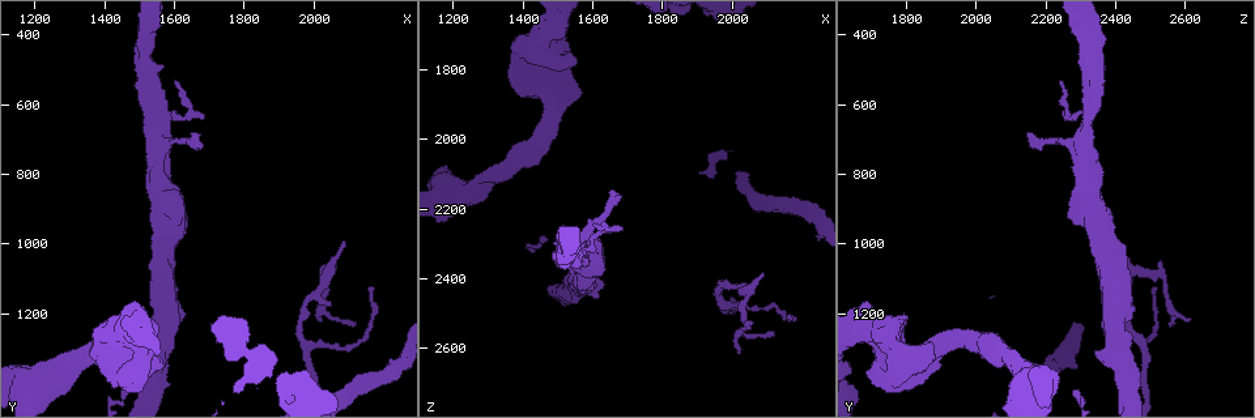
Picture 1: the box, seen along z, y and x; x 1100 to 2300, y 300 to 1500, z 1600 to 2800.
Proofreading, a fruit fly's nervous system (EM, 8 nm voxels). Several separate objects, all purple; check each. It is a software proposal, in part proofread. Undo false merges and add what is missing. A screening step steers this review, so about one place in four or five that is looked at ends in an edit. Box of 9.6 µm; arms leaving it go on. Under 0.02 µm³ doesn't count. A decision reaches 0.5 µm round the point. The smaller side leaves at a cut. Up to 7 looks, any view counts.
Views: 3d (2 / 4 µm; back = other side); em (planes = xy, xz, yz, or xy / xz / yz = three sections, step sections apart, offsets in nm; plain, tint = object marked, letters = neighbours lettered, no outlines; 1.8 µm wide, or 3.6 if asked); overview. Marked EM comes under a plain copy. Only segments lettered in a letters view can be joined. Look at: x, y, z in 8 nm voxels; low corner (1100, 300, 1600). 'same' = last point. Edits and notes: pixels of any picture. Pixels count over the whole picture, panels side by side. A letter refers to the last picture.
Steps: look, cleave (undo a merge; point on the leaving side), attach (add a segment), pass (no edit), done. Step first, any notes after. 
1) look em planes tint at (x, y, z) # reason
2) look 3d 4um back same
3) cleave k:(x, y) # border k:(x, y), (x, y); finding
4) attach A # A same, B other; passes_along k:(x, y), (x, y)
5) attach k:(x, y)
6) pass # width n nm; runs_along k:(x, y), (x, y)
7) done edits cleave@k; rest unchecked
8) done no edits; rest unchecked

look em 3.6um planes letters at (1370, 1300, 1850) # stops while still wide

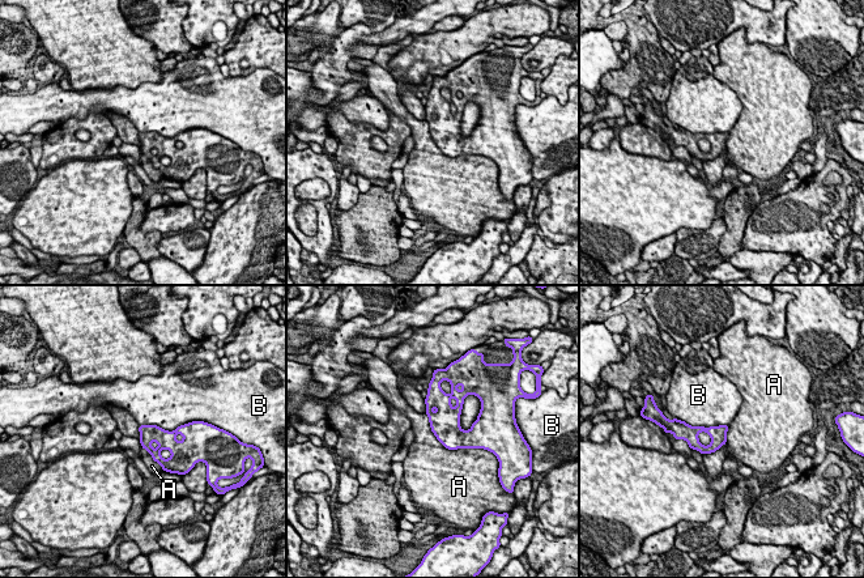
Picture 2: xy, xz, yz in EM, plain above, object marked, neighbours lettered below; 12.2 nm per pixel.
pass # longest_contact A 750 nm; A other, B other; no lettered segment goes on from it

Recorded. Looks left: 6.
look 3d 4um at (1980, 1300, 2480) # sharp bend

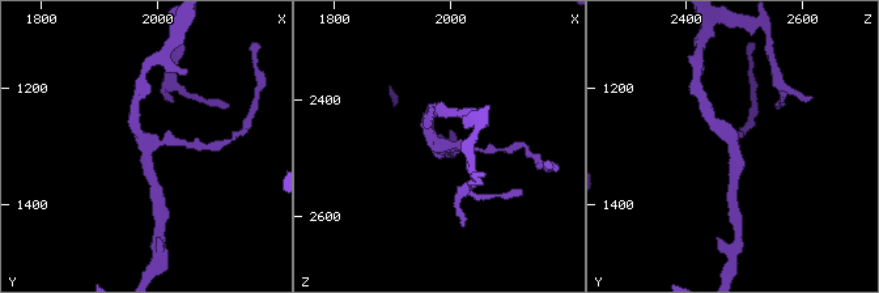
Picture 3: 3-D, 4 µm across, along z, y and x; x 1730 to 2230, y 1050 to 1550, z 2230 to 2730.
look em xy step 8 letters at (1980, 1290, 2475)

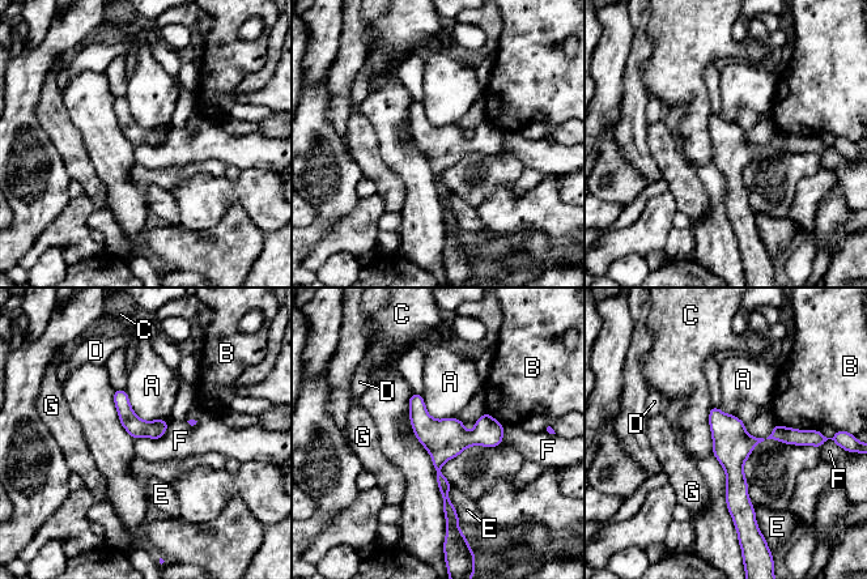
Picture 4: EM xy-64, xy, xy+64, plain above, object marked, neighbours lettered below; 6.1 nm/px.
pass # A other, B other, C other, D other, E other, F other, G other; border 4:(169, 424), (156, 439), (134, 441); continuous, no second neuron

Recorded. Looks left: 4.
look em xz step 8 letters at (2050, 1080, 2440) # abrupt turn

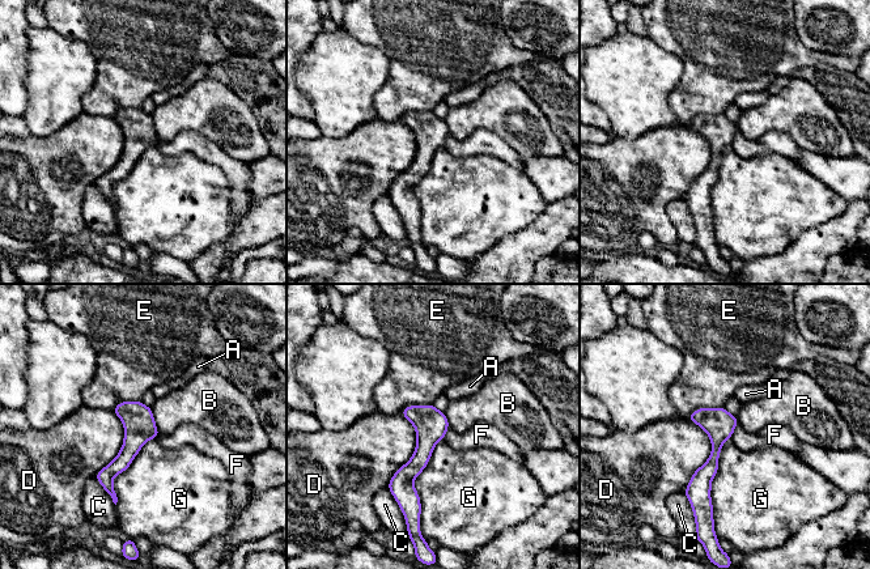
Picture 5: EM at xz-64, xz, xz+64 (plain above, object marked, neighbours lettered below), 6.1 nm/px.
pass # A other, B other, C other, D other, E other, F other, G other; border 5:(737, 424), (730, 437); continuous, no second neuron

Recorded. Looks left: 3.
done no edits; rest unchecked

